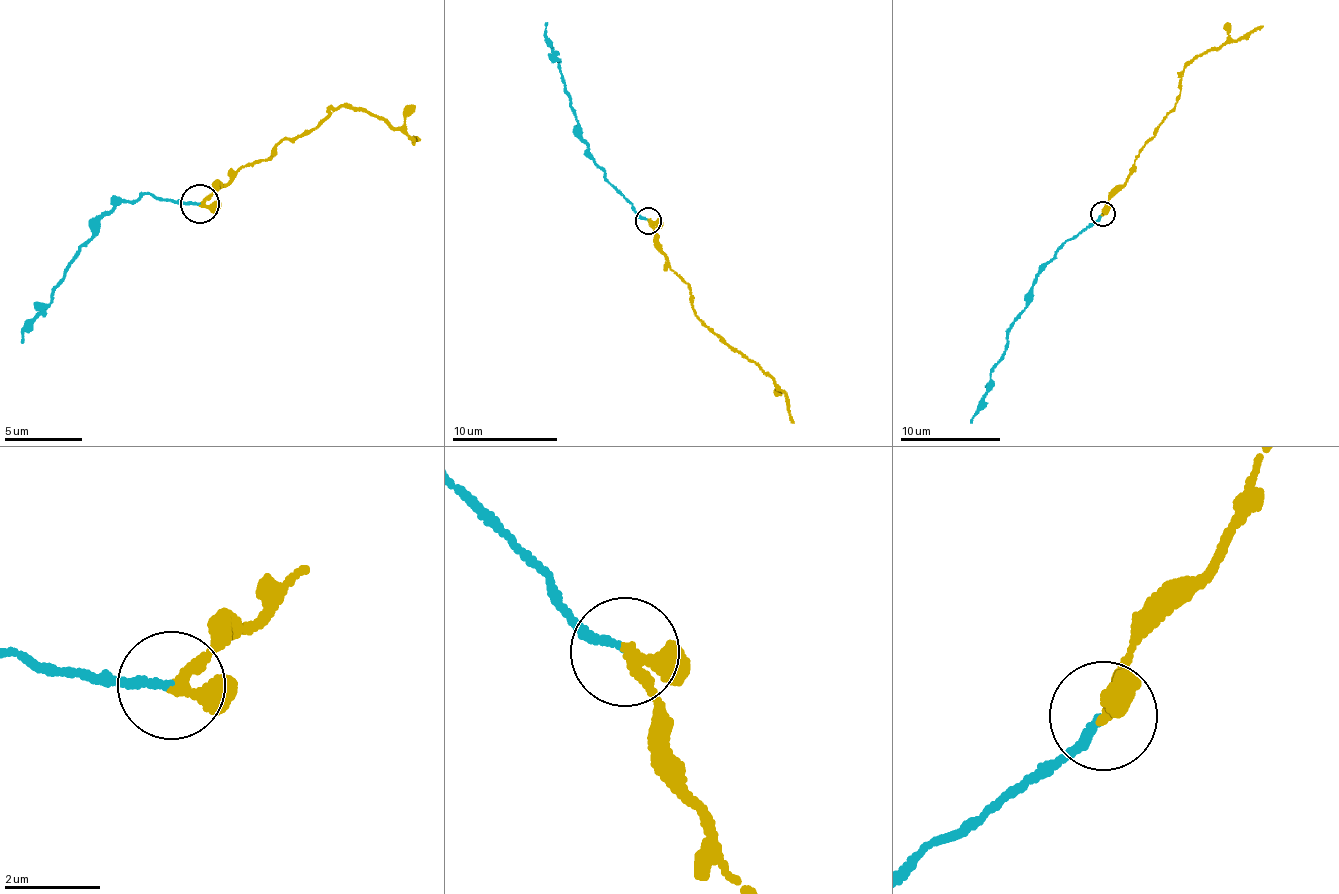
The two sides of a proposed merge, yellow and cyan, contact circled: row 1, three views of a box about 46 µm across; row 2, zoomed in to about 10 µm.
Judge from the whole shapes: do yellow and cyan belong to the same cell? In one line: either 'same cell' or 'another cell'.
same cell

